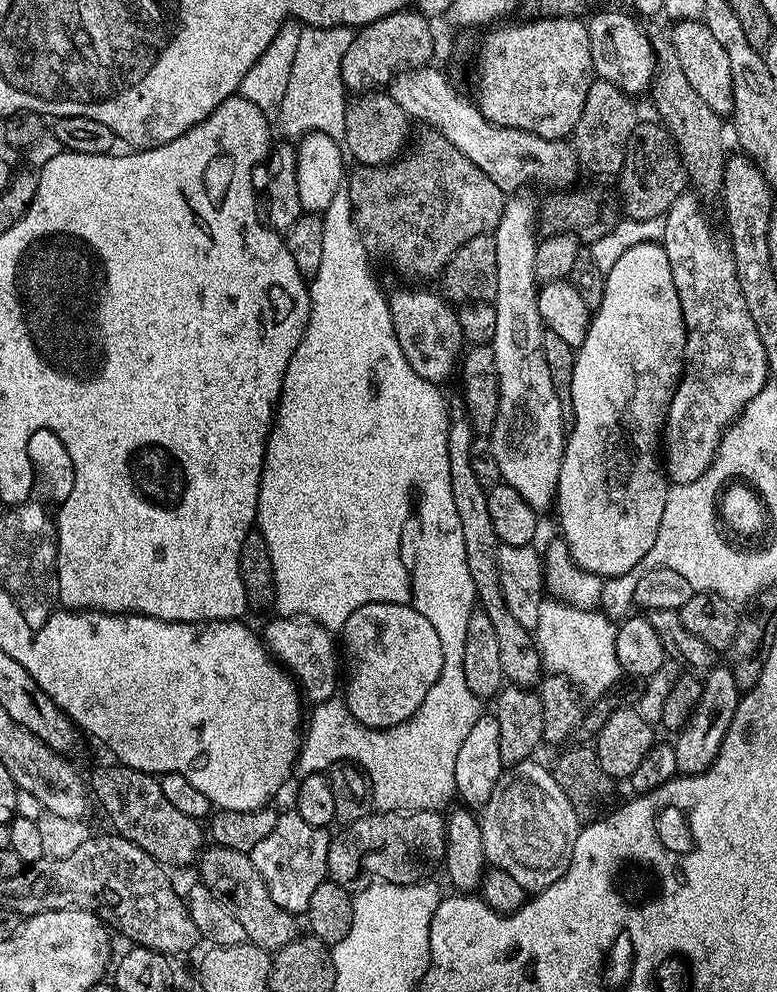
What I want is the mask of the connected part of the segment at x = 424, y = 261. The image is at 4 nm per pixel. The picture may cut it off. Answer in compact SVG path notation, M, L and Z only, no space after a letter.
M424 130L414 144L415 140L390 164L380 164L376 168L357 167L357 172L347 177L346 191L352 203L356 228L362 233L365 246L375 255L377 252L380 256L389 256L402 275L417 276L420 279L417 281L428 282L424 280L443 273L462 242L470 242L470 238L496 229L502 218L506 194L439 132Z

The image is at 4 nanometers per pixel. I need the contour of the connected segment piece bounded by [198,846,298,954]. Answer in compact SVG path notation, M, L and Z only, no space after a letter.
M208 846L199 853L199 864L199 883L207 884L208 889L236 913L238 922L242 922L242 930L246 930L247 943L274 954L279 948L296 939L297 917L293 913L282 910L282 906L278 906L278 902L270 898L270 890L266 890L266 882L262 874L258 874L249 853L219 846Z

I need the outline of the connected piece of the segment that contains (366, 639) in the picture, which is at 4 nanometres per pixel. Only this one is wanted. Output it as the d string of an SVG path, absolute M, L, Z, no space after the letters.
M411 603L407 604L367 604L358 610L354 610L354 614L350 614L350 618L346 618L342 629L342 637L344 636L344 644L342 640L342 656L348 659L348 685L343 685L342 699L348 705L350 714L354 714L354 718L358 722L362 722L368 728L393 728L402 722L406 722L418 710L418 706L422 706L422 698L426 698L426 694L430 691L430 686L434 686L434 682L438 682L438 678L442 674L442 662L444 655L442 654L442 642L438 642L438 633L434 631L434 626L430 626L430 622L426 622L426 618L422 618L422 614L418 614L418 610L413 608Z

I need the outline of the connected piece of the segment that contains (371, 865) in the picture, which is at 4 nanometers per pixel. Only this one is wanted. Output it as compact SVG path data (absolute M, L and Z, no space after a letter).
M427 808L421 812L382 812L379 810L373 811L366 818L358 818L358 822L349 824L347 826L341 827L339 829L340 833L335 833L332 836L332 841L330 842L330 854L328 855L328 874L331 883L342 886L353 894L361 892L363 888L368 888L371 884L415 884L421 879L420 872L424 872L427 868L432 868L441 863L444 859L444 851L448 845L448 826L445 817L441 815L439 811Z

